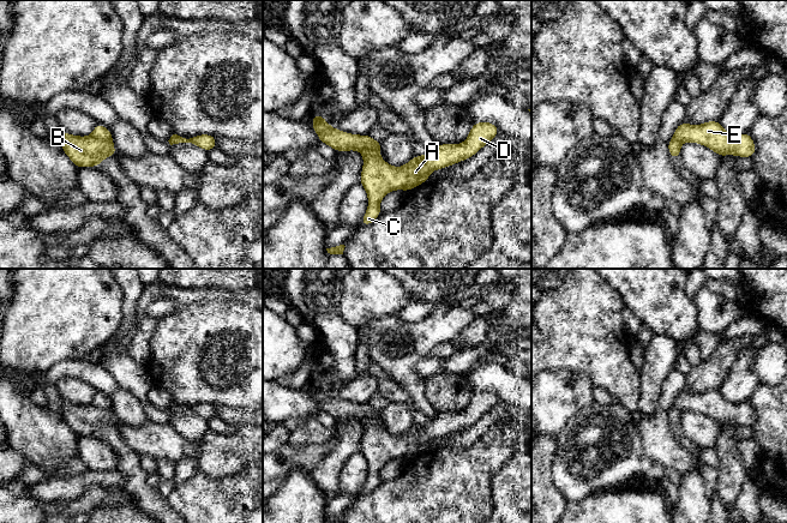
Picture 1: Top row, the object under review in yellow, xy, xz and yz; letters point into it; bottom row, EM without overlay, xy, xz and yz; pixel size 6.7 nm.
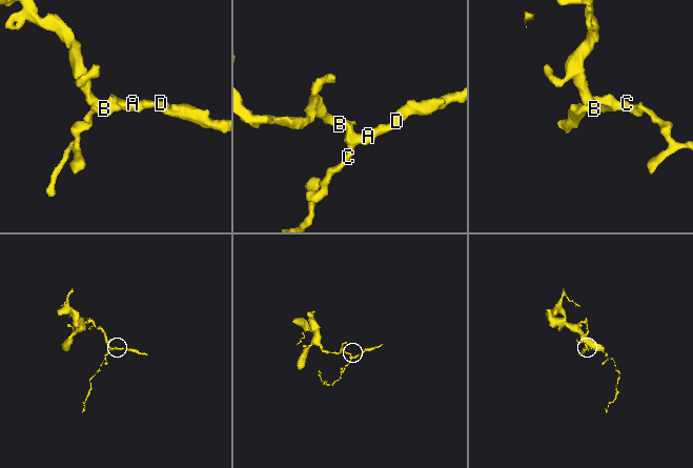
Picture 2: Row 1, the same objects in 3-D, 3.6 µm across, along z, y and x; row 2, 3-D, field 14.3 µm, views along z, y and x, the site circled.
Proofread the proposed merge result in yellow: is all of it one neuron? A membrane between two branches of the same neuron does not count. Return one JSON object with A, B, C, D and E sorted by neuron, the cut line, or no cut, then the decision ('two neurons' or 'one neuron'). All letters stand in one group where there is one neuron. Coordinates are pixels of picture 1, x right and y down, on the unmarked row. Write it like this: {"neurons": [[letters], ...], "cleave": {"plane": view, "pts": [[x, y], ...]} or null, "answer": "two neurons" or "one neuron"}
{"neurons": [["A", "C", "D", "E"], ["B"]], "cleave": {"plane": "xy", "pts": [[91, 404], [98, 408], [110, 408]]}, "answer": "two neurons"}

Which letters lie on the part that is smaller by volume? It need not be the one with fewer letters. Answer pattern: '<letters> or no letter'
A, C, D, E

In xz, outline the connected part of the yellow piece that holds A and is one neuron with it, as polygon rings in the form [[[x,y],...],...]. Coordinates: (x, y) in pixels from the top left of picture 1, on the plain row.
[[[475,391],[464,411],[439,413],[425,425],[414,425],[403,435],[396,437],[379,426],[380,415],[373,414],[361,419],[364,437],[360,452],[368,463],[368,477],[360,494],[370,494],[382,482],[379,471],[394,458],[409,461],[413,456],[427,451],[428,444],[474,425],[482,415],[495,407],[499,398],[491,391]]]

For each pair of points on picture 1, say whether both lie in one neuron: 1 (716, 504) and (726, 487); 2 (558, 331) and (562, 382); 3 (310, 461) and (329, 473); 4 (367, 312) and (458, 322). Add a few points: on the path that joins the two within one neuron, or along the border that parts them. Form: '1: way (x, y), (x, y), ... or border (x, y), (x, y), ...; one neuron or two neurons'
1: border (715, 493), (727, 510); two neurons
2: border (565, 367), (544, 371); two neurons
3: border (335, 443), (310, 473); two neurons
4: border (397, 312), (383, 316), (364, 325); two neurons

